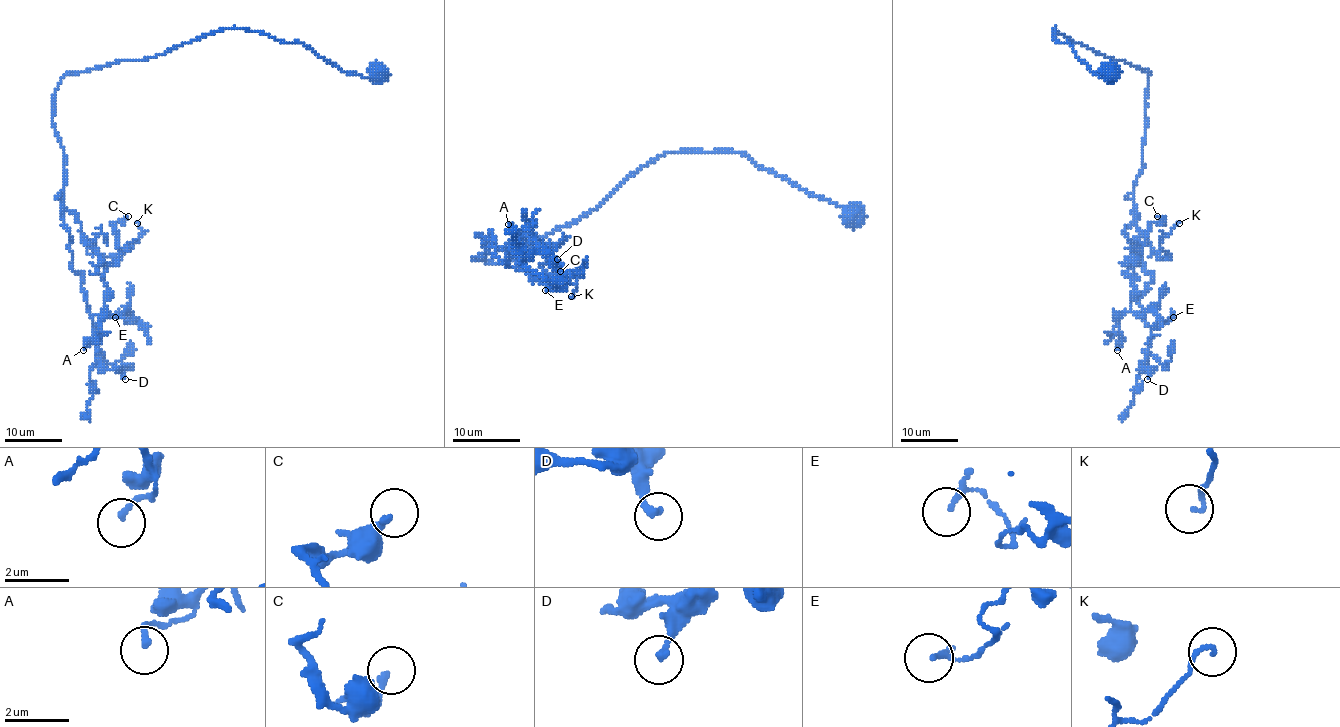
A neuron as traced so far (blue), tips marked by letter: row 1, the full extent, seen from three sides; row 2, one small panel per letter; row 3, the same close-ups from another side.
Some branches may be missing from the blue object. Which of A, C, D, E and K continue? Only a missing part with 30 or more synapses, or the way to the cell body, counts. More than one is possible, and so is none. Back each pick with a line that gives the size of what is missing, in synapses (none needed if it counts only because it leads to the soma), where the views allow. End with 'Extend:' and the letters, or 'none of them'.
Extend: none of them

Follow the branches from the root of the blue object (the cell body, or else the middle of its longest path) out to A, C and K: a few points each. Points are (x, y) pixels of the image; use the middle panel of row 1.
A: (851, 217), (744, 155), (670, 151), (512, 259), (473, 258), (483, 242), (535, 244), (508, 224)
C: (851, 217), (744, 155), (670, 151), (512, 259), (473, 258), (483, 242), (540, 244), (544, 273), (560, 271)
K: (851, 217), (744, 155), (670, 151), (512, 259), (473, 258), (505, 246), (532, 278), (574, 275), (571, 296)

